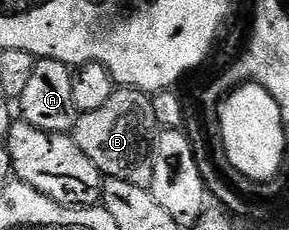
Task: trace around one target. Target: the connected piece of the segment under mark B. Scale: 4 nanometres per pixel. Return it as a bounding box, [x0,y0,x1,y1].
[71,86,159,188]

